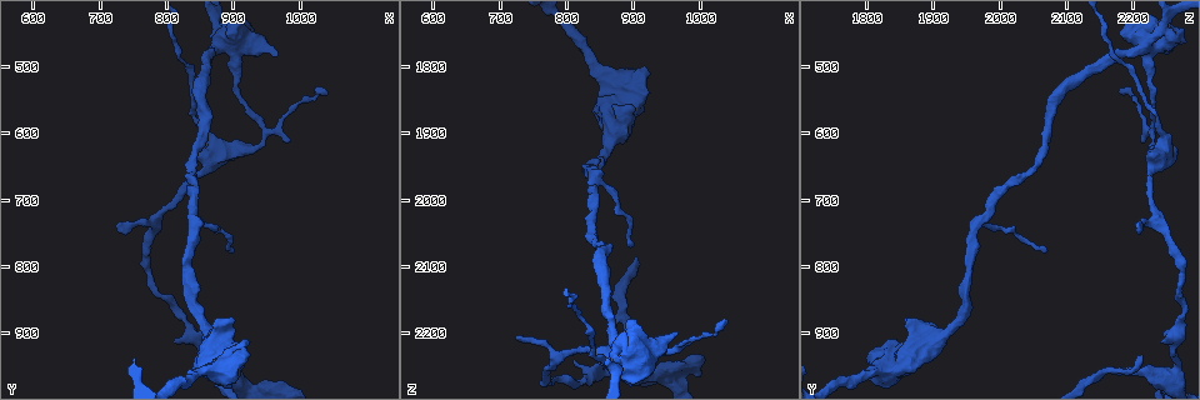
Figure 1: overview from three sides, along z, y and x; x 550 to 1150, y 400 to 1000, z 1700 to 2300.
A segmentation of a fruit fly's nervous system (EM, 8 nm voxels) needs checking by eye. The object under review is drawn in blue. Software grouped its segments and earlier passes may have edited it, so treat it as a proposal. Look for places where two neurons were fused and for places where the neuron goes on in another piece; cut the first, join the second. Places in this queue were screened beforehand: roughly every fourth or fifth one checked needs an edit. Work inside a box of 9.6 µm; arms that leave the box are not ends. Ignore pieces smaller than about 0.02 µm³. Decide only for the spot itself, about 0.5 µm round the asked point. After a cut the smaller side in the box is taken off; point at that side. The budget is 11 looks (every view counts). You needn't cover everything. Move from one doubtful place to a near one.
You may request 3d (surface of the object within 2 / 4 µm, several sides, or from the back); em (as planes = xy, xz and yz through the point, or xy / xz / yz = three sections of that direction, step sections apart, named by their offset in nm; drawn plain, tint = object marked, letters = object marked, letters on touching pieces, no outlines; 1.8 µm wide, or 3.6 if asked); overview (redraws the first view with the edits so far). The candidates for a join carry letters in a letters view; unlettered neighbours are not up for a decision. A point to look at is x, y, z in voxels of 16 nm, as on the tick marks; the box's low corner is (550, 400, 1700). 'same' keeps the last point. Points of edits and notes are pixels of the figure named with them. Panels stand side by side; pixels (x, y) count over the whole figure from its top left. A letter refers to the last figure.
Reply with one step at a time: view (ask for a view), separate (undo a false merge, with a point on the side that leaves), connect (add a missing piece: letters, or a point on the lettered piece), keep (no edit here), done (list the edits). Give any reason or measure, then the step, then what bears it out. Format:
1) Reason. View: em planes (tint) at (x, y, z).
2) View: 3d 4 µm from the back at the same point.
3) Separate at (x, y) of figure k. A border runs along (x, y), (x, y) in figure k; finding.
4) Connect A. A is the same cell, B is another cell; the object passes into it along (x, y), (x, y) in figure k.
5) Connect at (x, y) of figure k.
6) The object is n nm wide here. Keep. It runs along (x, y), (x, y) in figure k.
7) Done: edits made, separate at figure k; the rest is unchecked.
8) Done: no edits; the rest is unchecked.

Calibre changes. View: 3d 4 µm from the back at (955, 600, 2235).

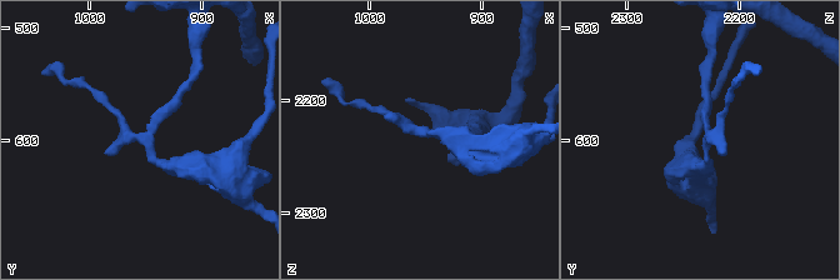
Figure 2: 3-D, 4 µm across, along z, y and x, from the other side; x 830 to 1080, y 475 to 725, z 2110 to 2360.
View: em yz step 16 (tint) at (950, 594, 2228).

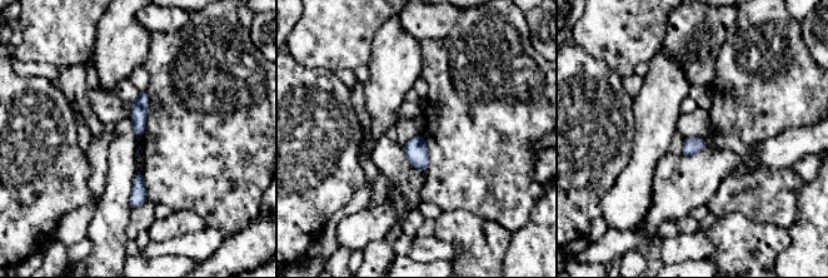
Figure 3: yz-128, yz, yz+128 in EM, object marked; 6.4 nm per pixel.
View: em planes (letters) at the same point.

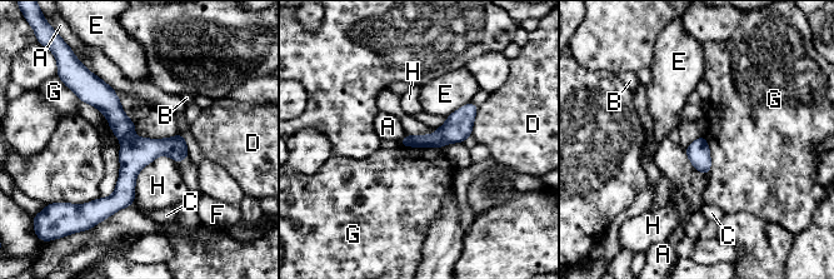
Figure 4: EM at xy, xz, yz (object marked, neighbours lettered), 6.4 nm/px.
The object is 110 nm wide here. Separate at (135, 153) of figure 4. A, B, C, D, E, F, G and H are other cells; a border runs along (134, 135), (121, 140) in figure 4; two neurons meet here.

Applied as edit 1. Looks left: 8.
Sudden change in width. View: em 3.6 µm planes (letters) at (885, 470, 2215).

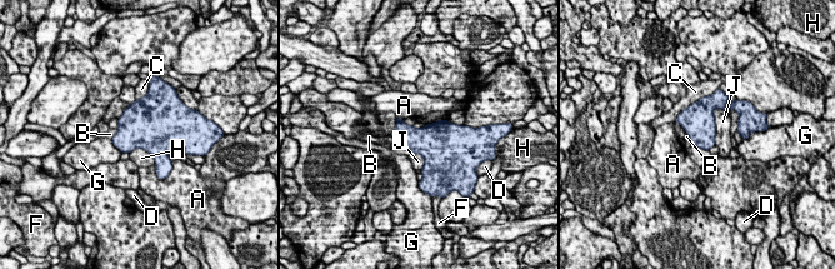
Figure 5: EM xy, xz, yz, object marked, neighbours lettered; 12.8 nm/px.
The object is 380 nm wide here; the longest contact is with C, 600 nm. Keep. A, B, C, D, F, G, H and J are other cells; one neuron here.

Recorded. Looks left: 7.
Arms part here. View: em planes (plain) at (840, 735, 1965).

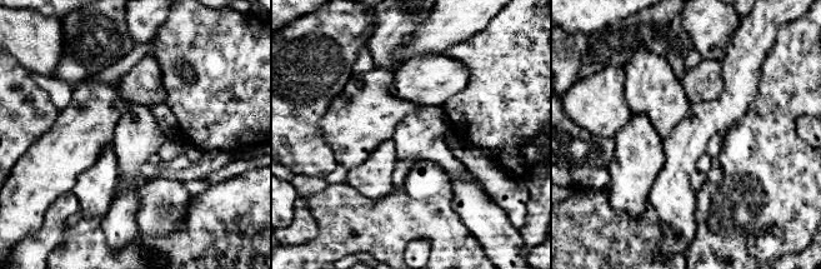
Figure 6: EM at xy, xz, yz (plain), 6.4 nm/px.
See the neighbours. View: em planes (letters) at the same point.

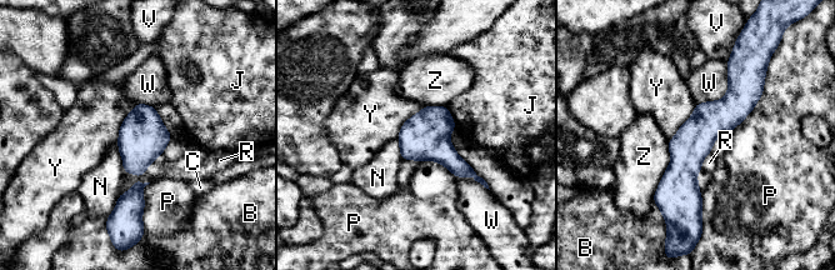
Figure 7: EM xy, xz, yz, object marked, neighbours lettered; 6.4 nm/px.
The object is 240 nm wide here; the longest contact is with P, 420 nm. Keep. B, C, J, N, P, R, V, W, Y and Z are other cells; one neuron here.

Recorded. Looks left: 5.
Done: edits made, separate at figure 4; the rest is unchecked.

